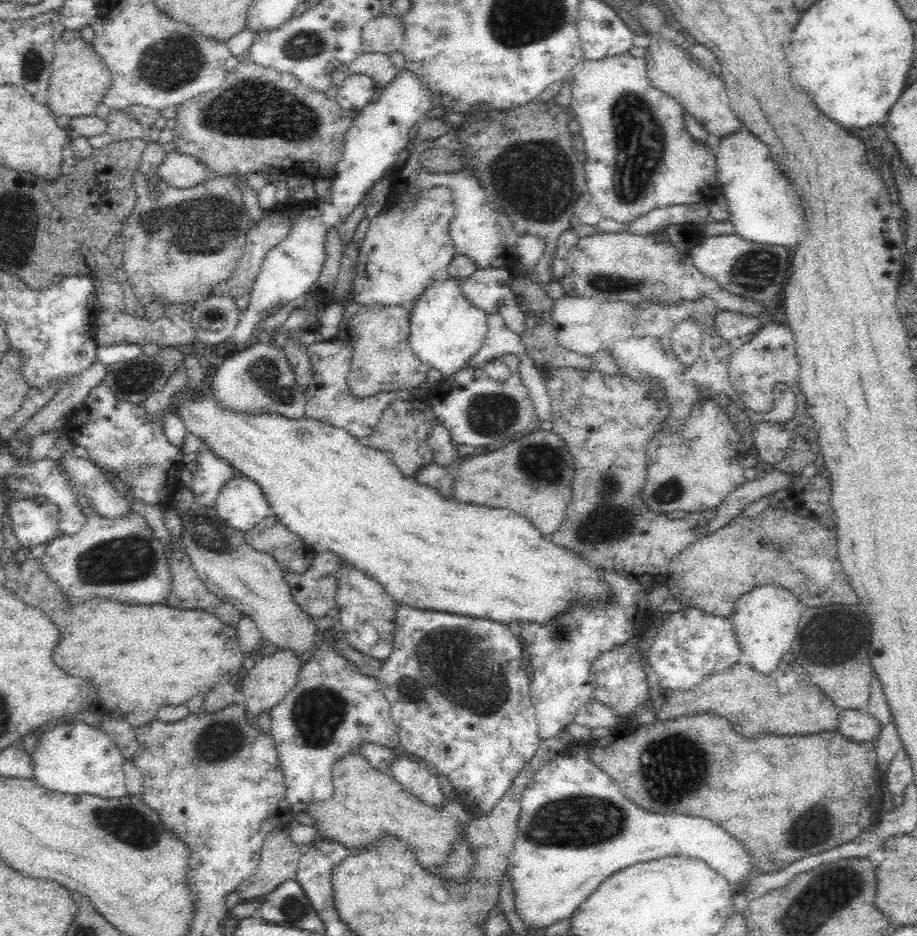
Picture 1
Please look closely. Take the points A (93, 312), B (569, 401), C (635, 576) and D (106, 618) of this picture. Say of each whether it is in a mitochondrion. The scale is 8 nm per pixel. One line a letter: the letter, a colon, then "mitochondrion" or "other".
A: other
B: other
C: other
D: other

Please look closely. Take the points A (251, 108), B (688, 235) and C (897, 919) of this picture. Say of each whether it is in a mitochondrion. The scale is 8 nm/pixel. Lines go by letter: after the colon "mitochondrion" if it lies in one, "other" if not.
A: mitochondrion
B: other
C: other

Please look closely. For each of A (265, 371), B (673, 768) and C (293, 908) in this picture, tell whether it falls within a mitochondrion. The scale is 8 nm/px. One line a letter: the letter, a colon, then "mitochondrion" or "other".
A: mitochondrion
B: mitochondrion
C: mitochondrion

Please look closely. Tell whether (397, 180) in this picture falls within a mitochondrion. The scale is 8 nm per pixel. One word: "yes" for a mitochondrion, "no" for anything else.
no

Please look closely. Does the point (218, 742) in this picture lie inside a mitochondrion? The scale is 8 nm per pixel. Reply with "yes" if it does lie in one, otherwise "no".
yes

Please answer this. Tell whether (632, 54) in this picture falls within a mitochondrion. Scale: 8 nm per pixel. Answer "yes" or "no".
no

